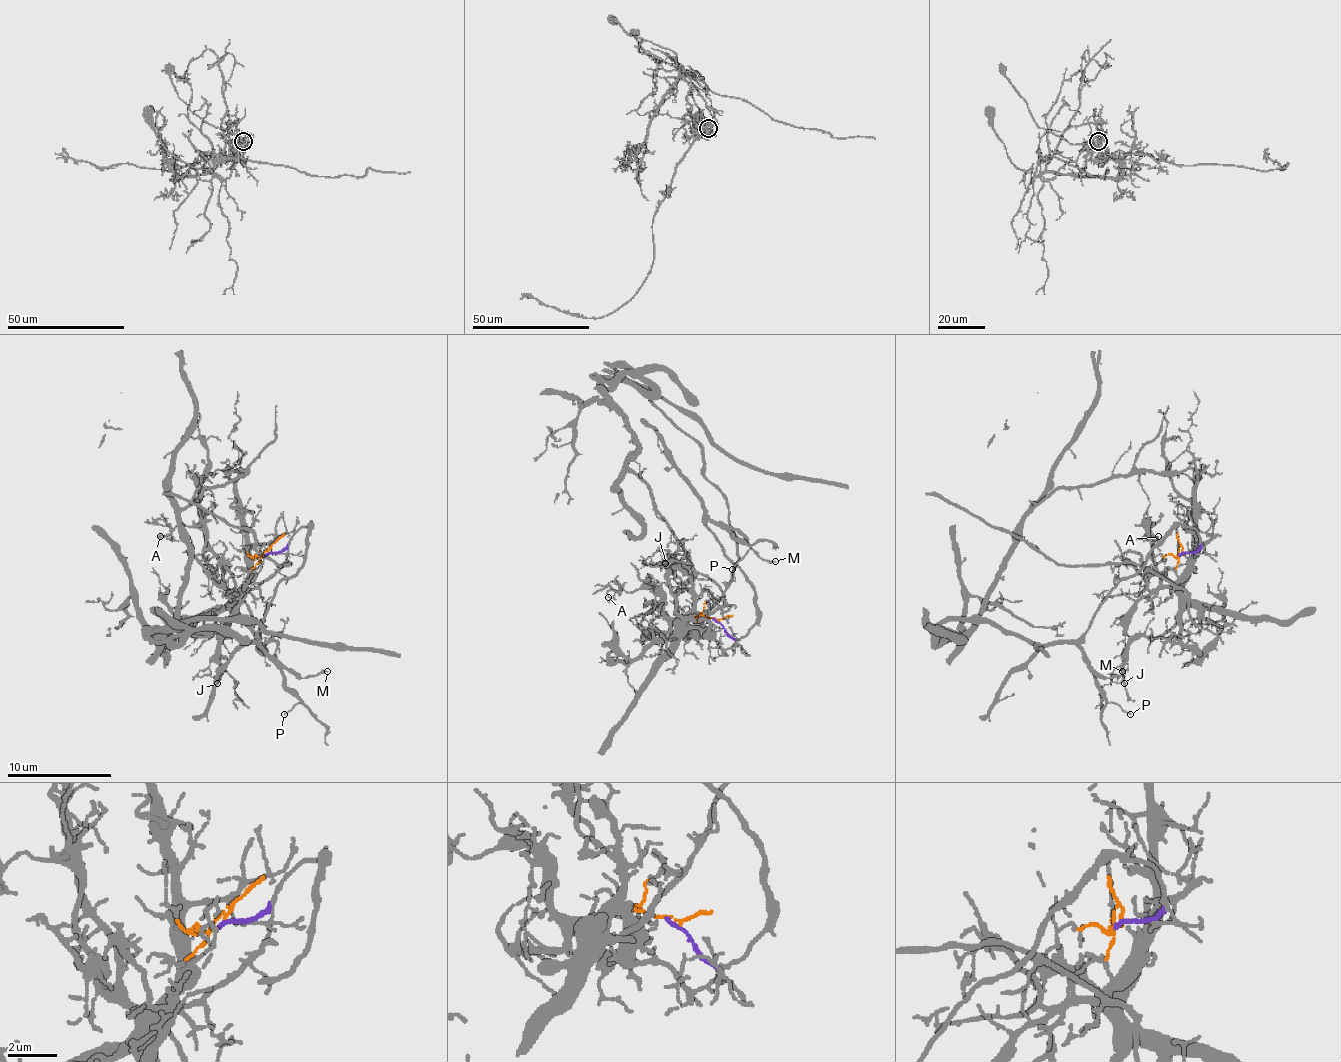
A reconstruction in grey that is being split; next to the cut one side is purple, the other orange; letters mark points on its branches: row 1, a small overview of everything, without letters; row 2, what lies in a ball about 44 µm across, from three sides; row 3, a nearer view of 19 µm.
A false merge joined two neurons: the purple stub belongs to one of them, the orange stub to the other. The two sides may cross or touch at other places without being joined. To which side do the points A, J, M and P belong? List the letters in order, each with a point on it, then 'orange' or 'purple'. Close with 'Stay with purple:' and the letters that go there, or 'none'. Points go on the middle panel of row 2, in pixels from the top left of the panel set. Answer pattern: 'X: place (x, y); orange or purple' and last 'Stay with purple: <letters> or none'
A: place (608, 597); orange
J: place (665, 563); orange
M: place (775, 561); purple
P: place (732, 569); purple
Stay with purple: M, P

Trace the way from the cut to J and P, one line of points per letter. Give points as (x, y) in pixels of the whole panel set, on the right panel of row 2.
J: (1182, 553), (1177, 574), (1179, 618), (1161, 634), (1137, 636), (1129, 644), (1124, 684)
P: (1182, 553), (1200, 545), (1192, 526), (1177, 526), (1109, 595), (1080, 644), (1095, 686), (1129, 715)

